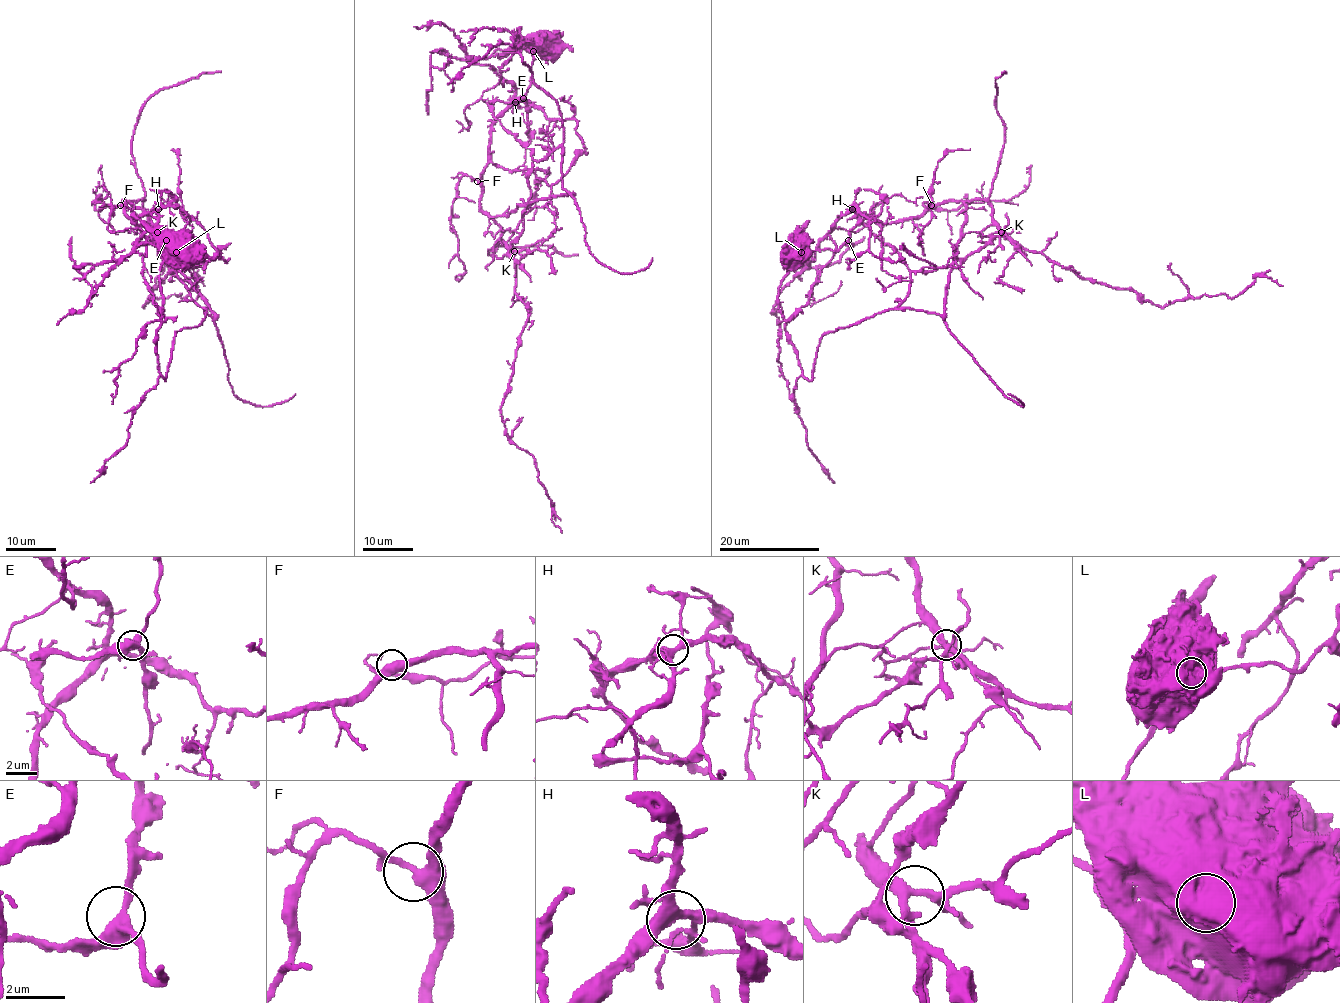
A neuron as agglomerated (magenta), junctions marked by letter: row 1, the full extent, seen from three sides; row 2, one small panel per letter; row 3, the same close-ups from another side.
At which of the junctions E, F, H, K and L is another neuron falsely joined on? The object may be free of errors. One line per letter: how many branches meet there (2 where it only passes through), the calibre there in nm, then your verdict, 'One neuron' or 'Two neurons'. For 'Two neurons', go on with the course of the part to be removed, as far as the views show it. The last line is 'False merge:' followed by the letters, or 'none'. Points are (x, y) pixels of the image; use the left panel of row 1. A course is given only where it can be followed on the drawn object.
E: Branches: 3. Thickness 400 nm. One neuron
F: Branches: 4. Thickness 340 nm. One neuron
H: Branches: 5. Thickness 400 nm. One neuron
K: Branches: 4. Thickness 300 nm. One neuron
L: Branches: 4. Thickness 650 nm. Two neurons. Course of the part to remove: (176, 252), (162, 320), (158, 217), (124, 200), (173, 264), (143, 306), (205, 286)
False merge: L

